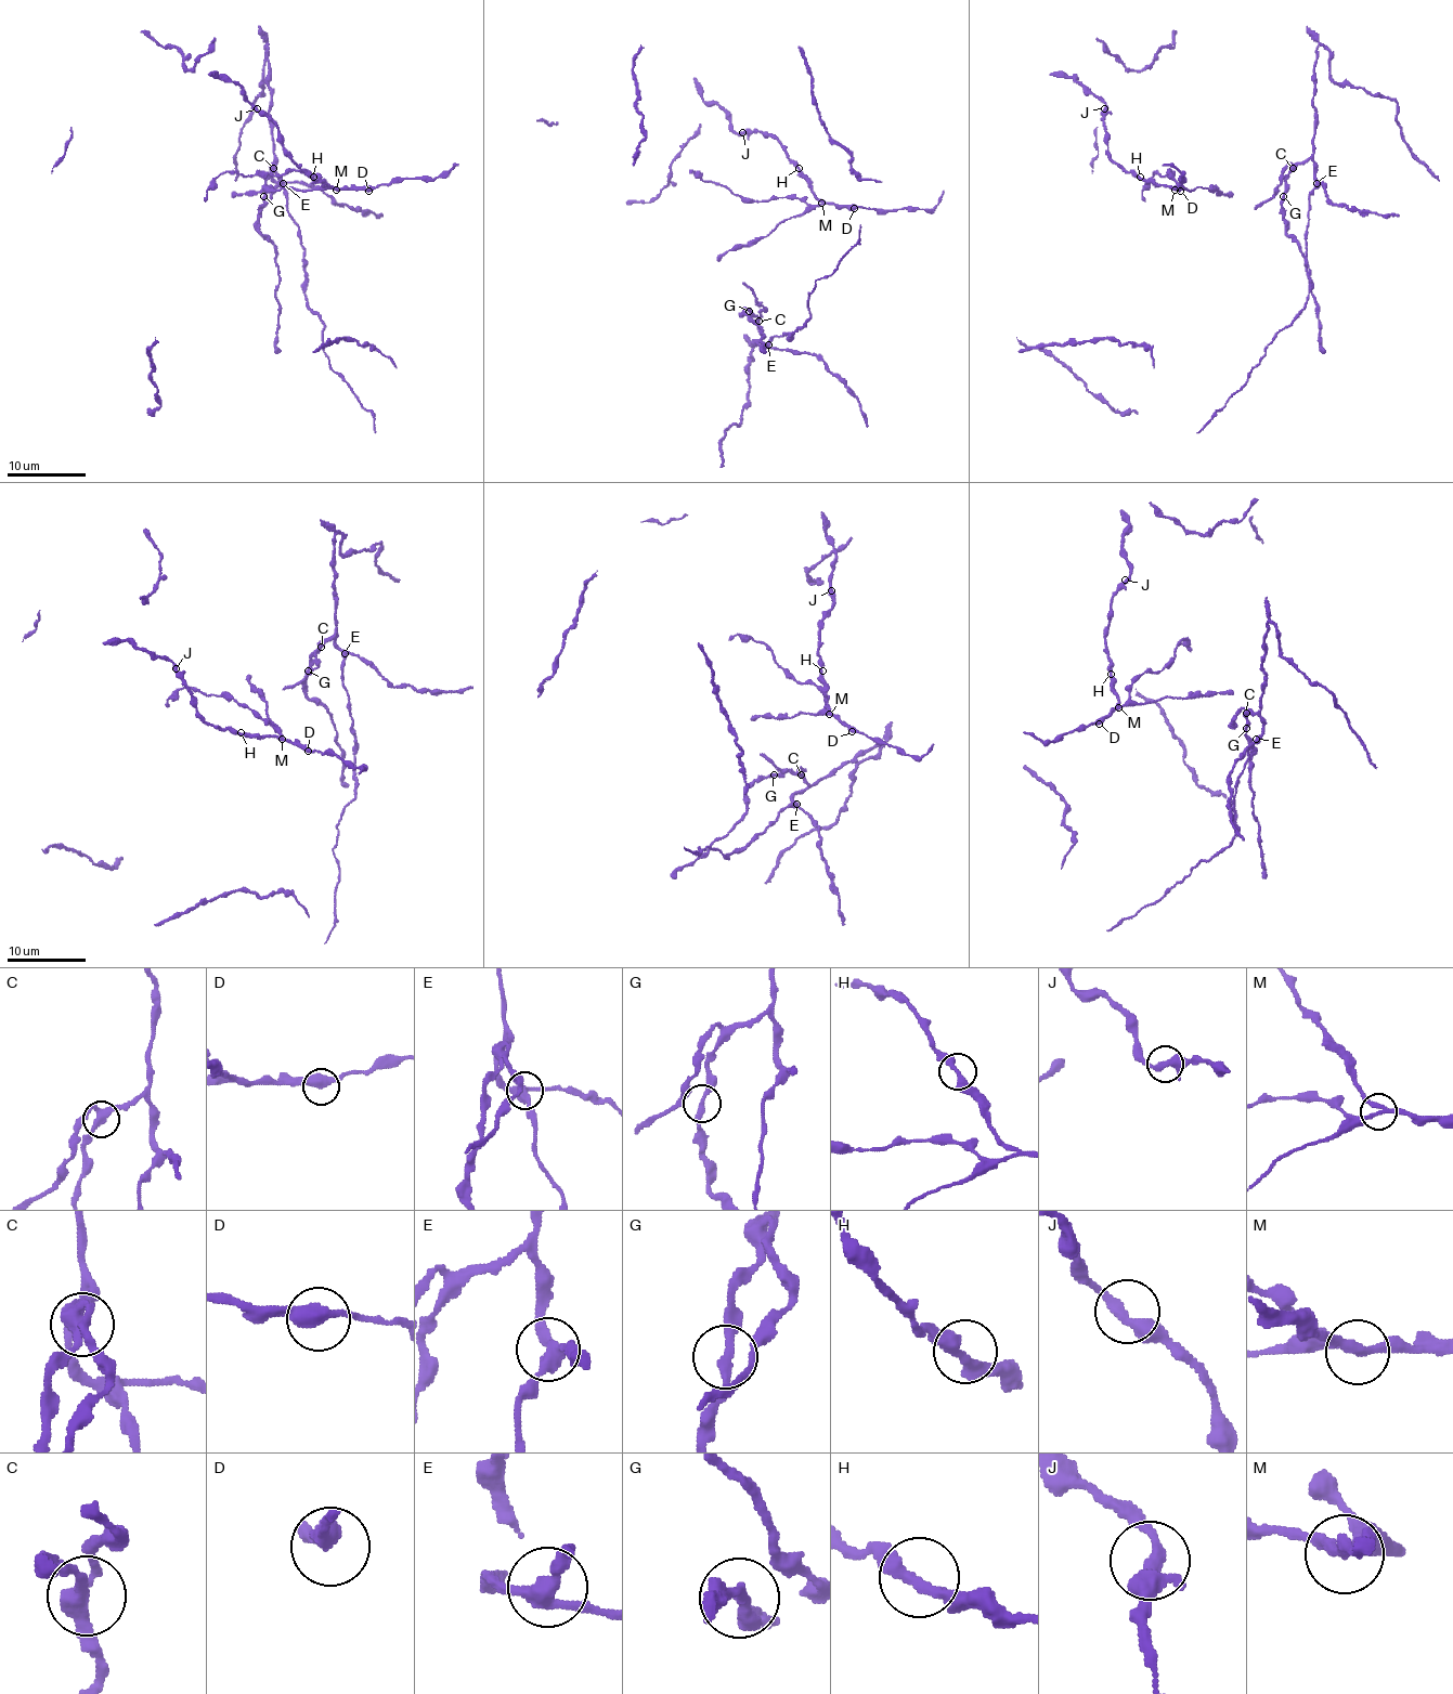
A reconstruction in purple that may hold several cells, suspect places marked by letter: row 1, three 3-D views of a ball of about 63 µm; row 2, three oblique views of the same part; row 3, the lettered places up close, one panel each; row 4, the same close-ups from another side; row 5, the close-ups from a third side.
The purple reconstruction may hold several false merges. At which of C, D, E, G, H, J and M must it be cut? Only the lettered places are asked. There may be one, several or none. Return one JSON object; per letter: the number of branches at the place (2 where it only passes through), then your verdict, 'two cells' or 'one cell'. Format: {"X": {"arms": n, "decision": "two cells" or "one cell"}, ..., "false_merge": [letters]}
{"C": {"arms": 3, "decision": "one cell"}, "D": {"arms": 2, "decision": "one cell"}, "E": {"arms": 3, "decision": "one cell"}, "G": {"arms": 3, "decision": "one cell"}, "H": {"arms": 2, "decision": "one cell"}, "J": {"arms": 3, "decision": "one cell"}, "M": {"arms": 3, "decision": "two cells"}, "false_merge": ["M"]}

